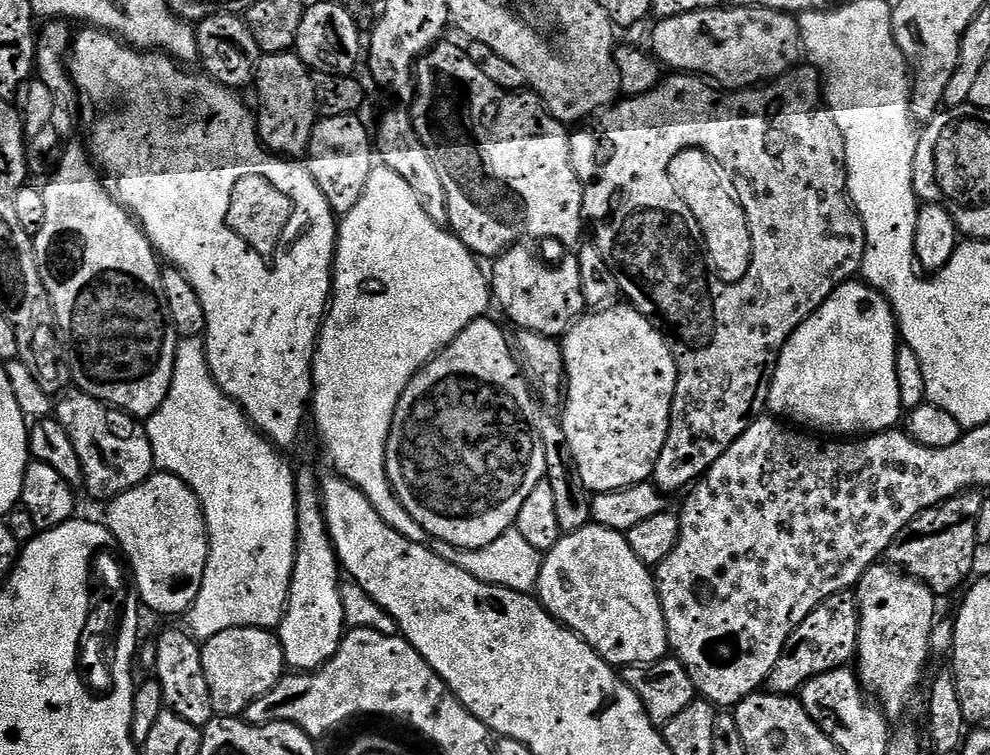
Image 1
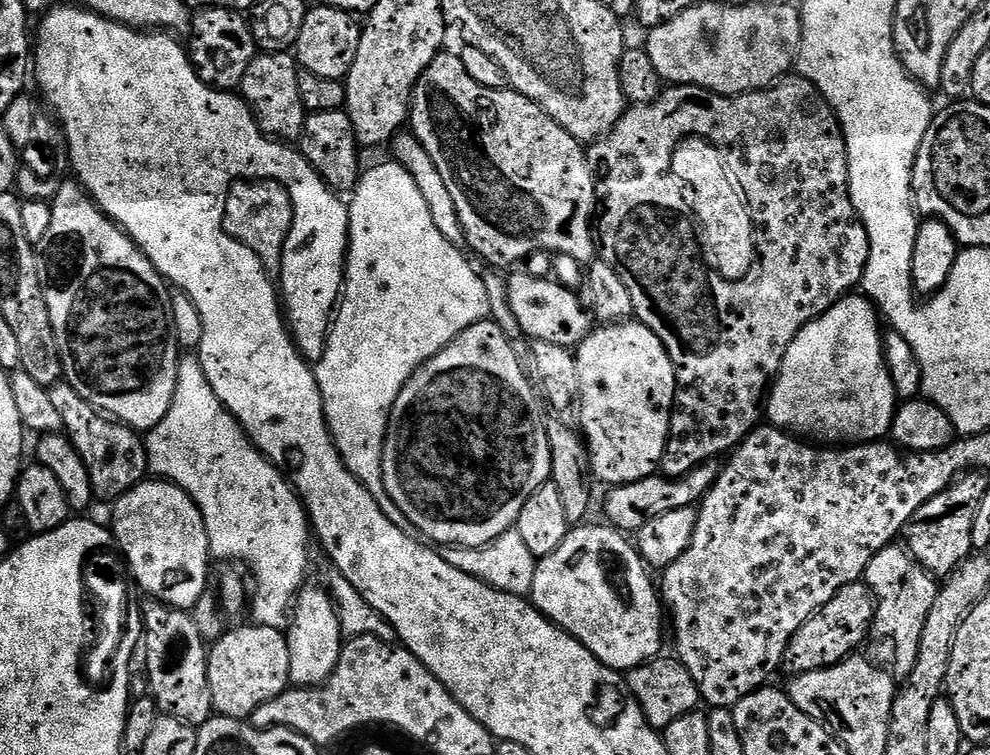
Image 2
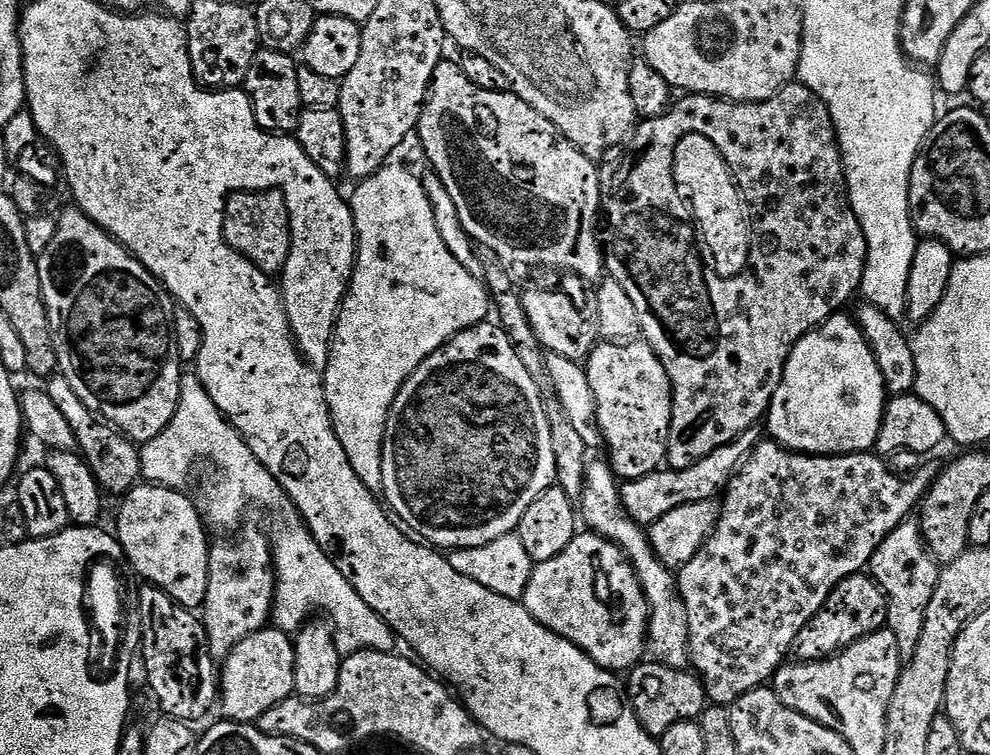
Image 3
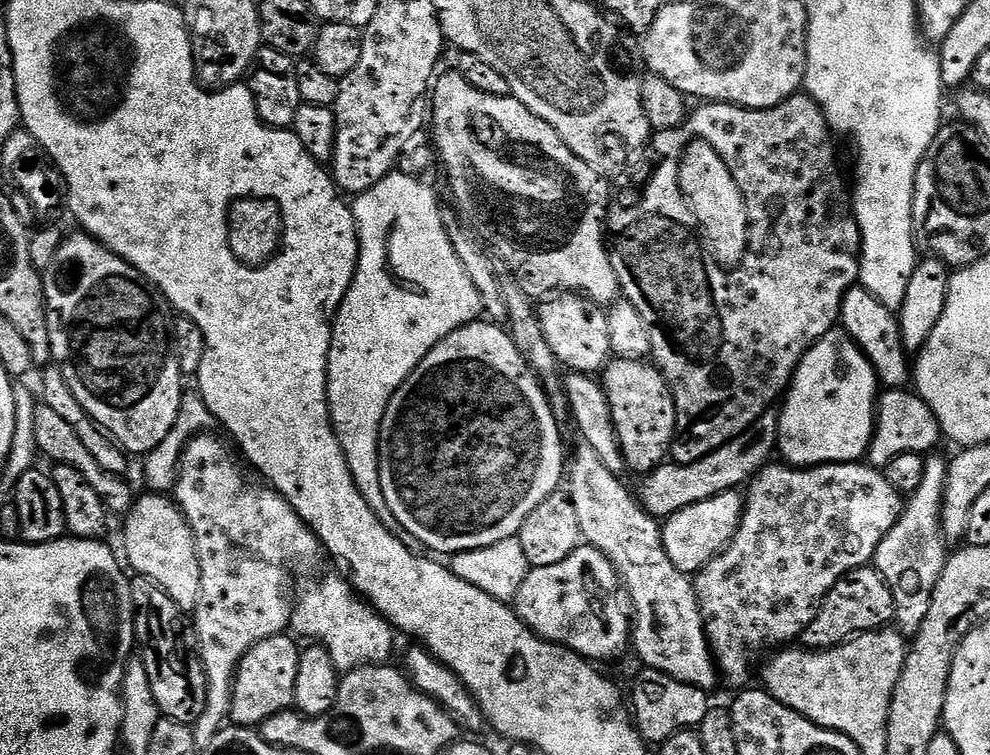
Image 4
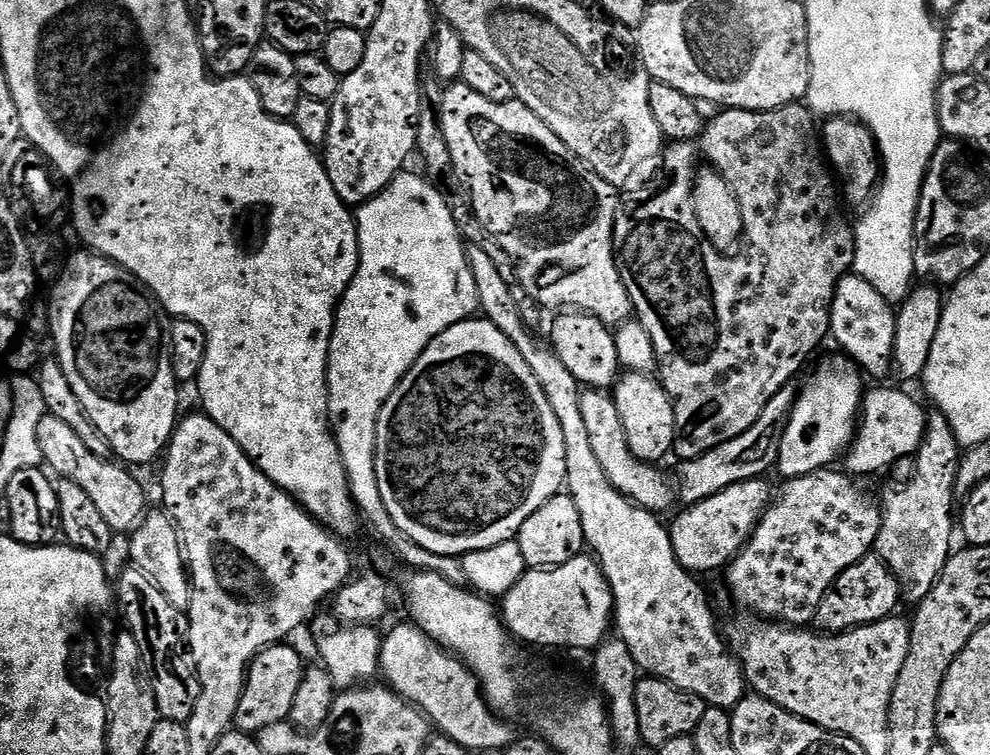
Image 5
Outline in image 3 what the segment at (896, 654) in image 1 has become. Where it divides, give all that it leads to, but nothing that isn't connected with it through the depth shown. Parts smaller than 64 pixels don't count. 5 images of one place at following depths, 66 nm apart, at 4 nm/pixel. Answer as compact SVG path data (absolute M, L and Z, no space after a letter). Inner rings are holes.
M909 518L898 525L882 542L882 546L874 550L870 575L888 599L887 631L898 638L901 657L912 656L922 634L922 622L926 622L926 606L930 606L930 598L934 598L934 586L938 586L940 577L937 560L929 554L915 519Z

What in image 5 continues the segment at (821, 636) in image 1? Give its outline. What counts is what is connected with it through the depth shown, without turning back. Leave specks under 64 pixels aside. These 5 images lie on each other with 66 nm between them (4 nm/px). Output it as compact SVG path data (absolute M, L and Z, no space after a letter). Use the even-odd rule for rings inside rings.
M869 554L858 562L854 562L854 566L842 570L842 574L838 574L834 586L830 586L830 590L826 590L826 598L822 598L822 602L818 606L814 628L815 631L825 634L849 632L855 628L886 619L887 616L893 615L897 611L896 607L901 607L901 604L900 587L890 566L886 566L882 557Z

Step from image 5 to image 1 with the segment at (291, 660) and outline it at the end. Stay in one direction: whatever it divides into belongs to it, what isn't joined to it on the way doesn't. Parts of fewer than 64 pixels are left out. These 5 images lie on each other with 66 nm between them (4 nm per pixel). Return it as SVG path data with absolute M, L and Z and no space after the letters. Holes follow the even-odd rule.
M231 628L214 634L214 638L200 644L202 674L210 686L210 702L216 716L243 717L248 707L262 698L286 674L280 637L267 628Z

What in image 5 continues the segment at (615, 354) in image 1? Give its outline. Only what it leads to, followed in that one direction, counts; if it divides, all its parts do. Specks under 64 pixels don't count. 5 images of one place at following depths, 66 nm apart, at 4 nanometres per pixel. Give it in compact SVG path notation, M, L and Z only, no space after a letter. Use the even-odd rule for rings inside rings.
M625 371L614 385L614 399L618 418L622 418L622 430L626 430L626 442L630 442L630 450L638 459L656 464L667 452L675 449L676 423L672 399L655 375Z

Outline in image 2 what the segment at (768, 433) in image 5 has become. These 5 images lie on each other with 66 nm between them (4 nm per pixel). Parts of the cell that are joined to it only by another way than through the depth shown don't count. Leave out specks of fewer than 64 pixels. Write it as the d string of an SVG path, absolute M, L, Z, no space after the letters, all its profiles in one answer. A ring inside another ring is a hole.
M707 460L684 476L669 478L663 474L657 474L642 478L638 482L609 487L605 491L608 493L604 496L604 512L608 515L607 523L625 534L634 534L639 528L646 526L650 518L658 518L658 514L699 505L712 483L718 478L720 470L721 465L716 460Z

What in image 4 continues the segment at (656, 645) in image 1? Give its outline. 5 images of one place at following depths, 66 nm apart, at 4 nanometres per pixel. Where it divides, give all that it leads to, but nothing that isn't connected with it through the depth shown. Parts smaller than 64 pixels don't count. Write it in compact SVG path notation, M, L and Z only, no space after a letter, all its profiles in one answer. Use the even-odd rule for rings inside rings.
M581 546L555 566L531 569L514 601L520 620L551 644L561 644L589 662L612 660L630 644L632 605L610 558L602 550Z

